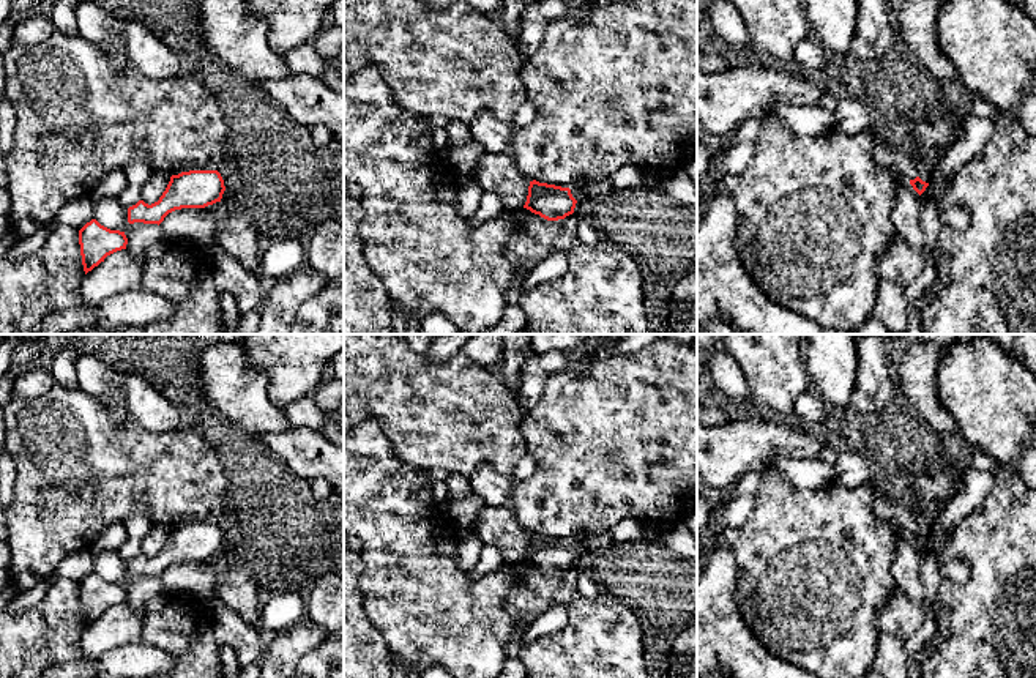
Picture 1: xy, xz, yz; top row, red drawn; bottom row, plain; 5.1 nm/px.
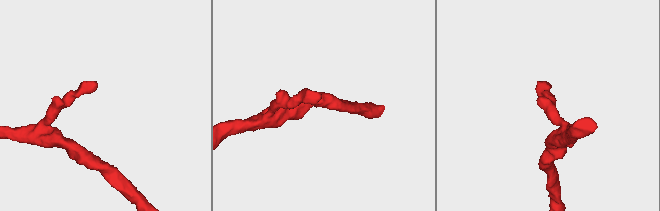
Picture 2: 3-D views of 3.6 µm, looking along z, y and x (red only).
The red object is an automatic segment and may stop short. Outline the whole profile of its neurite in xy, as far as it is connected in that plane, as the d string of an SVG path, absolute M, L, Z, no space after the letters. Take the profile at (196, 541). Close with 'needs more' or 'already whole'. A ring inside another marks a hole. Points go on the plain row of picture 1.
M189 523L172 528L158 555L139 553L128 561L128 576L161 577L164 571L181 561L205 561L221 555L225 544L218 523Z; already whole

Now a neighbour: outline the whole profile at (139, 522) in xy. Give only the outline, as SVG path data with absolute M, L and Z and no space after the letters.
M145 492L134 497L136 509L123 520L126 530L125 542L117 549L123 560L132 560L142 553L142 541L153 527L151 503Z

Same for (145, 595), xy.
M115 549L96 555L95 572L110 582L126 588L126 602L136 613L145 617L158 612L164 605L166 590L158 577L128 576L128 560L123 560Z

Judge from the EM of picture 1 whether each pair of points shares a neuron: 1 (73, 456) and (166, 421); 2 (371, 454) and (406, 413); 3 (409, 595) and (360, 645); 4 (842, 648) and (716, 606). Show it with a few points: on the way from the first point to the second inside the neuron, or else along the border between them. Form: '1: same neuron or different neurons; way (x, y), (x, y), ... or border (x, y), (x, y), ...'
1: different neurons; border (130, 418), (153, 432), (178, 429)
2: different neurons; border (360, 421), (371, 420), (407, 465)
3: different neurons; border (361, 595), (361, 607), (391, 655)
4: different neurons; border (737, 579), (737, 603), (741, 617), (763, 645)

